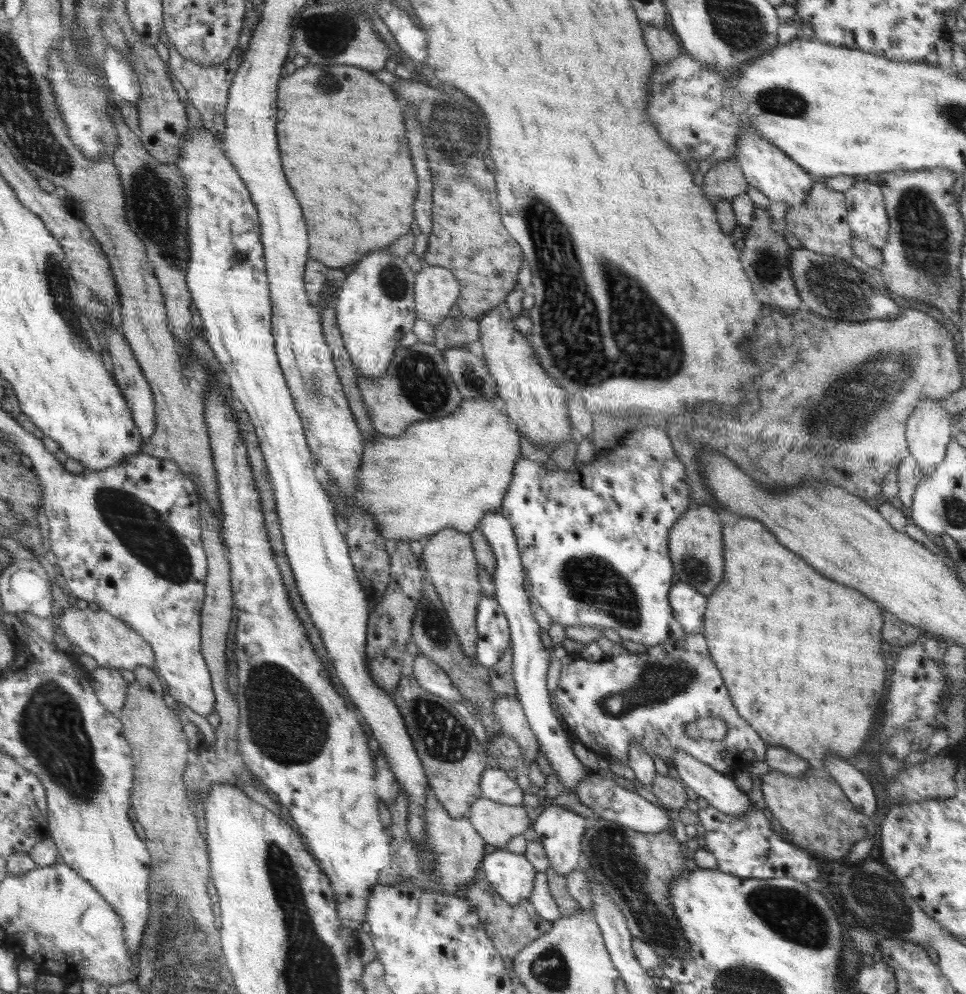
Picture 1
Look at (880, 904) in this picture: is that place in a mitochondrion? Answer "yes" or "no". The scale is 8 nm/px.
yes

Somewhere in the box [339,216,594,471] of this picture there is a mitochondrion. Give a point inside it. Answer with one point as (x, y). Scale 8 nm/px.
(427, 389)

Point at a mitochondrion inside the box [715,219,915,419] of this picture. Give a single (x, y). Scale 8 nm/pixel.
(834, 286)

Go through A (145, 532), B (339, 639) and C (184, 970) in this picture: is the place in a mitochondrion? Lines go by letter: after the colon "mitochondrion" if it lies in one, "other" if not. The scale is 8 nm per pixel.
A: mitochondrion
B: other
C: mitochondrion

